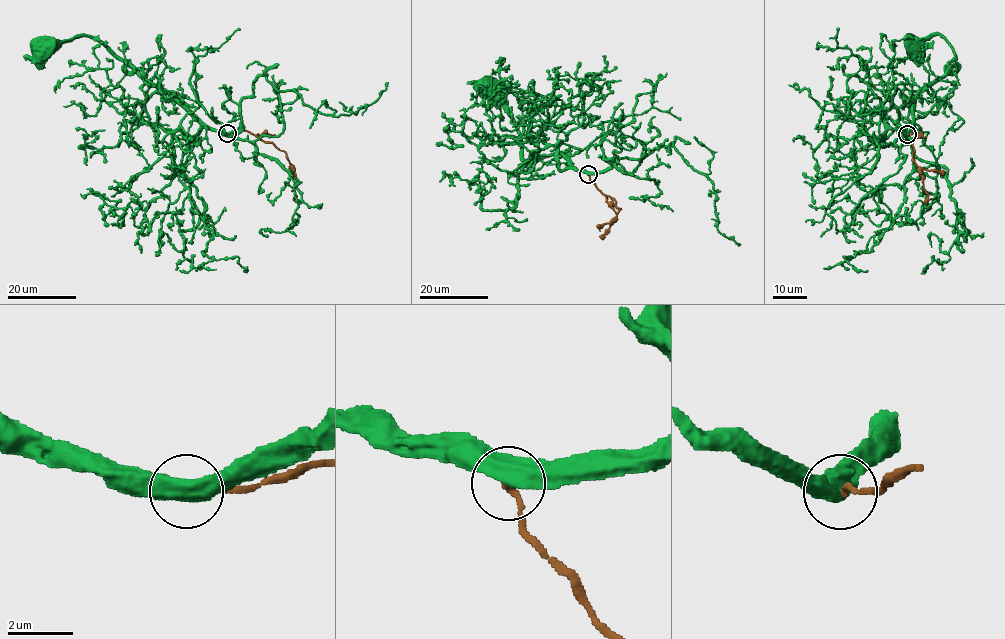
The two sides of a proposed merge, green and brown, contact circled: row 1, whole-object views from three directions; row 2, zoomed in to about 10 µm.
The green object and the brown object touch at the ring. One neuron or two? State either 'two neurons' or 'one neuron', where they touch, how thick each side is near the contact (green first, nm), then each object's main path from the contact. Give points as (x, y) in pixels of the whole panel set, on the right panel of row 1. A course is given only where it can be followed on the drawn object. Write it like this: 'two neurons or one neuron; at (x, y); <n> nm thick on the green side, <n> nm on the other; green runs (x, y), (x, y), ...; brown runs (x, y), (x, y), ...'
two neurons; at (907, 134); 550 nm thick on the green side, 160 nm on the other; green runs (907, 135), (915, 124), (916, 99), (922, 90), (948, 74), (946, 68), (955, 56), (938, 34), (915, 39); brown runs (907, 135), (915, 132), (910, 143), (912, 160), (927, 194), (925, 203)

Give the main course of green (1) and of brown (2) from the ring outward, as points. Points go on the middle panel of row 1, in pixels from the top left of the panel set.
1: (588, 174), (570, 168), (561, 154), (549, 155), (531, 163), (532, 158), (524, 160), (508, 104), (491, 86)
2: (588, 174), (595, 186), (613, 198), (621, 209), (612, 223), (598, 226)

